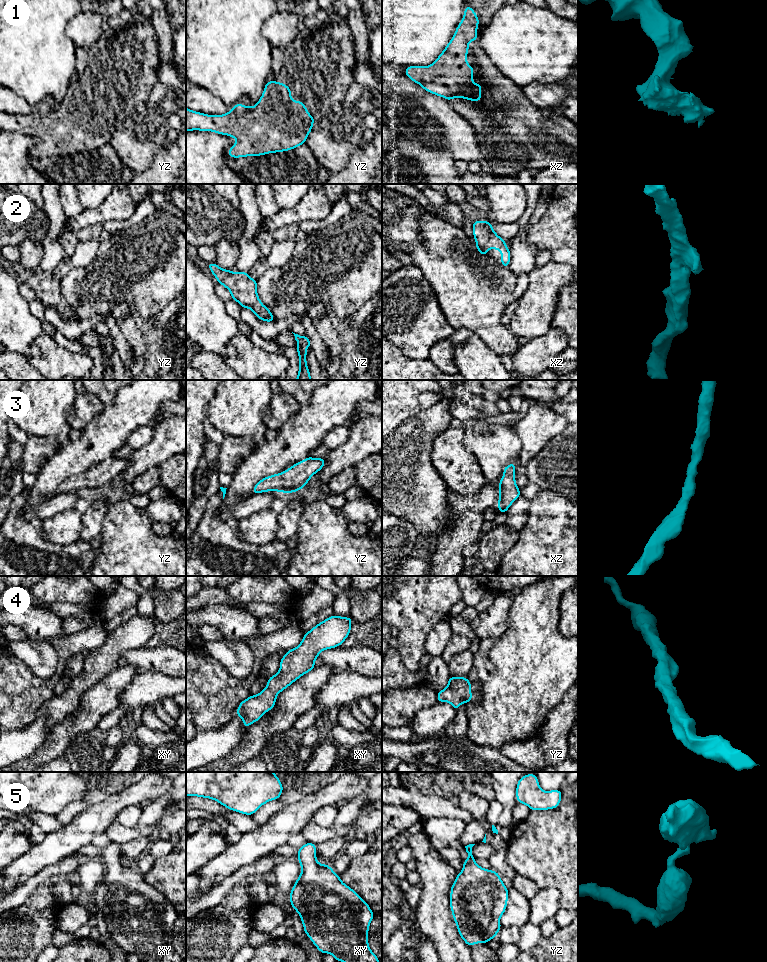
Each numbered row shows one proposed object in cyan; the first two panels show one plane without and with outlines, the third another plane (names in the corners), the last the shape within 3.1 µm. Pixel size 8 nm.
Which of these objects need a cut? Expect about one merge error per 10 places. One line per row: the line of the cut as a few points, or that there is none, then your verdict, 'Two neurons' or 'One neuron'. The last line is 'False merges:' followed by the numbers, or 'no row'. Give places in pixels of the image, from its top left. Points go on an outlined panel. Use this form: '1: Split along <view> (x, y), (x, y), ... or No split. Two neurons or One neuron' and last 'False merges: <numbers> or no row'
1: No split. One neuron
2: No split. One neuron
3: No split. One neuron
4: No split. One neuron
5: No split. One neuron
False merges: no row

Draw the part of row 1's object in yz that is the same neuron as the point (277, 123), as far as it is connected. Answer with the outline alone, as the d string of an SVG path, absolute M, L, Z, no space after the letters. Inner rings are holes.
M267 81L263 94L254 107L237 103L226 114L208 115L186 107L186 132L212 131L236 138L235 144L227 151L232 158L261 156L269 153L292 150L306 142L315 119L308 113L302 101L291 98L291 89L277 81Z

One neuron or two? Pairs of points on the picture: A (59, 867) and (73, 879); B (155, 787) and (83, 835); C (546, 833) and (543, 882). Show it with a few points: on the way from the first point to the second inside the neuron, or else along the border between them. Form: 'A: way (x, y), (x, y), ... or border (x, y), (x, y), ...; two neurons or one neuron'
A: border (75, 872), (63, 879); two neurons
B: way (137, 794), (115, 803), (101, 817); one neuron
C: way (546, 845), (546, 870); one neuron

